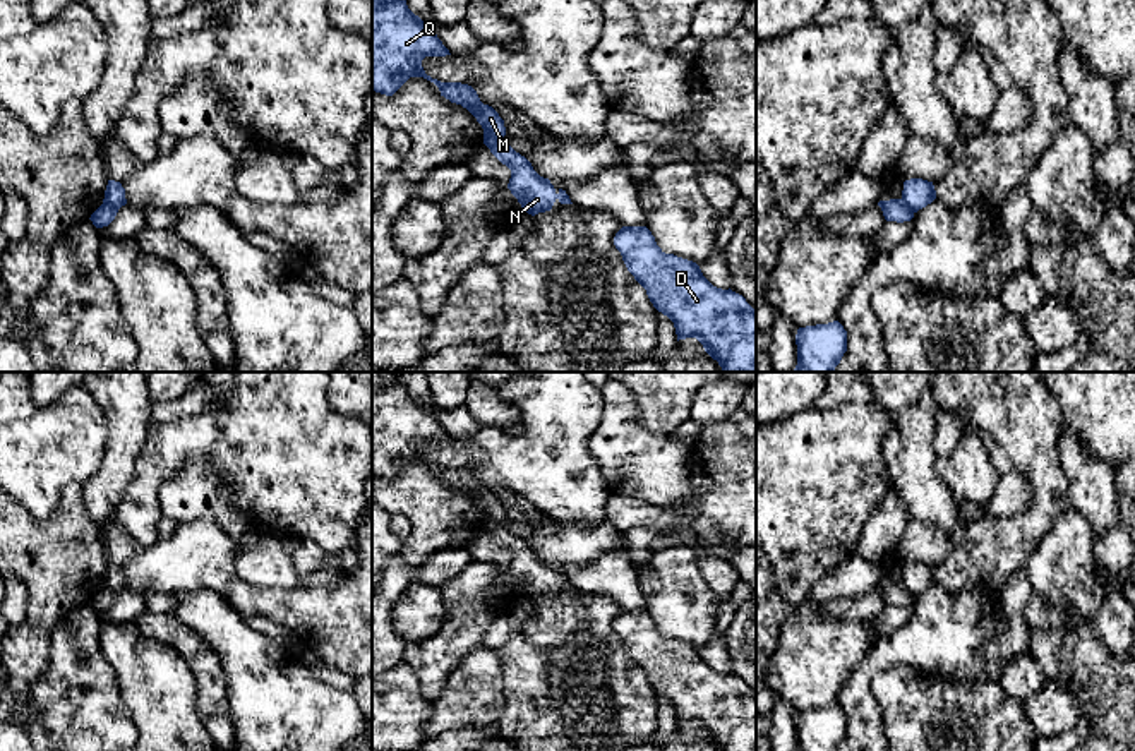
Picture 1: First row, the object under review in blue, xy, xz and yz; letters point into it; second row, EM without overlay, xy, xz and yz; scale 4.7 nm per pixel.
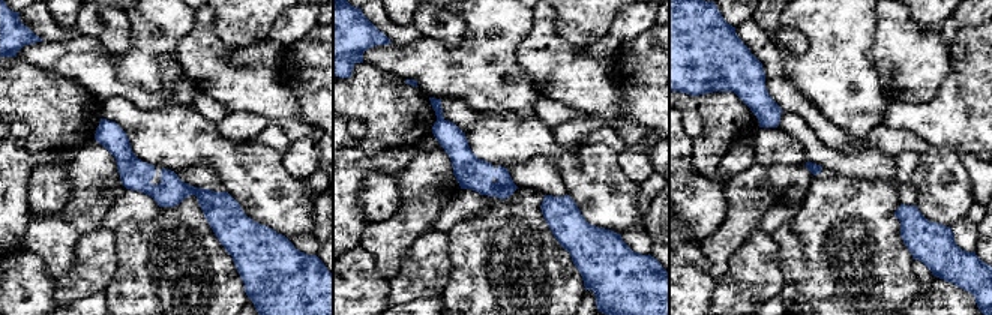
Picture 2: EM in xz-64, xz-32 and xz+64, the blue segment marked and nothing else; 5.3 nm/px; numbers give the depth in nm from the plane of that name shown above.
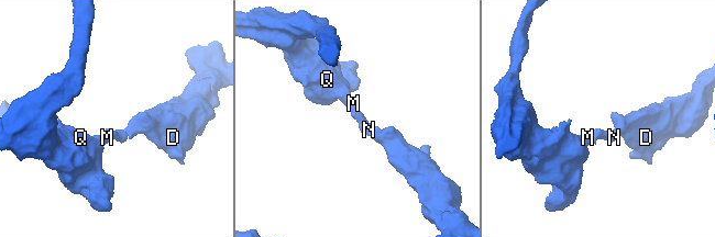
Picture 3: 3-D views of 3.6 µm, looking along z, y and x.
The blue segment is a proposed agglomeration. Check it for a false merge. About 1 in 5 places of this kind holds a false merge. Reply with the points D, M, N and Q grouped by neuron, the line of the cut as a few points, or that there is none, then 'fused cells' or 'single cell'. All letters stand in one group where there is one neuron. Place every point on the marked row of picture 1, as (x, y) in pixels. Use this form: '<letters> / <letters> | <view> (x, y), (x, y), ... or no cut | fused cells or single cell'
D N / M Q | xz (503, 136), (486, 144) | fused cells

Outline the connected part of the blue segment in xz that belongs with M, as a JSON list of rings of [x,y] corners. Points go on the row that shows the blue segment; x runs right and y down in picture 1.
[[[372,0],[372,91],[393,96],[410,77],[423,77],[439,87],[441,96],[477,118],[485,146],[504,137],[504,120],[480,101],[471,86],[441,82],[425,74],[425,57],[446,55],[451,55],[449,50],[435,31],[408,9],[406,0]]]

